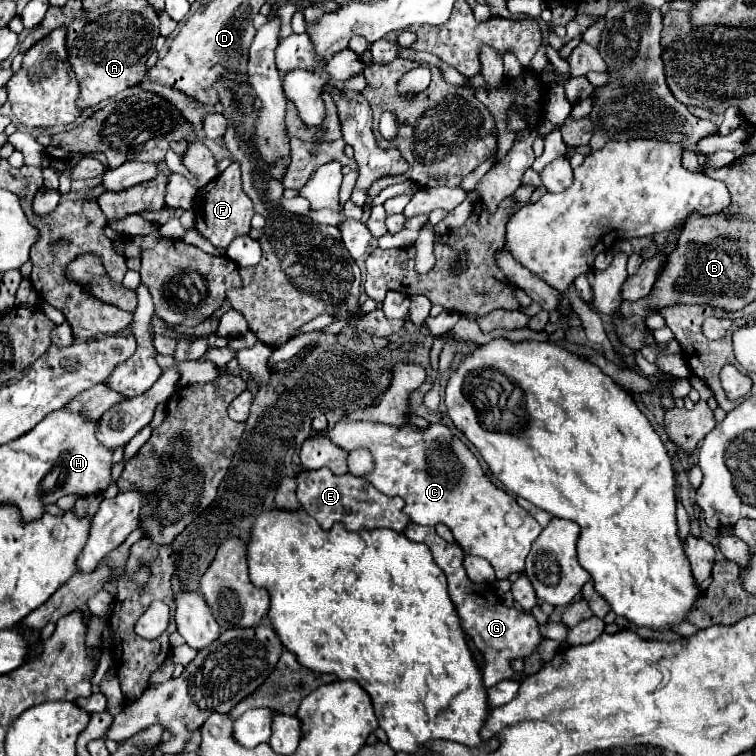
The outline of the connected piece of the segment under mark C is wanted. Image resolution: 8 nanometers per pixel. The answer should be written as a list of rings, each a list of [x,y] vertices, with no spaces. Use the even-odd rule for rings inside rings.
[[[338,421],[328,433],[330,439],[342,449],[368,449],[376,459],[376,467],[368,473],[370,481],[384,495],[398,495],[406,501],[404,513],[418,525],[444,523],[454,539],[468,555],[478,555],[490,561],[498,579],[508,579],[524,571],[524,559],[530,553],[532,541],[542,533],[542,527],[532,515],[528,515],[514,497],[496,487],[478,457],[466,443],[456,437],[450,427],[442,423],[430,423],[426,429],[418,429],[422,441],[412,447],[402,447],[396,441],[400,427],[372,423],[372,421]],[[516,511],[522,517],[518,529],[510,529],[504,523],[506,513]]]

